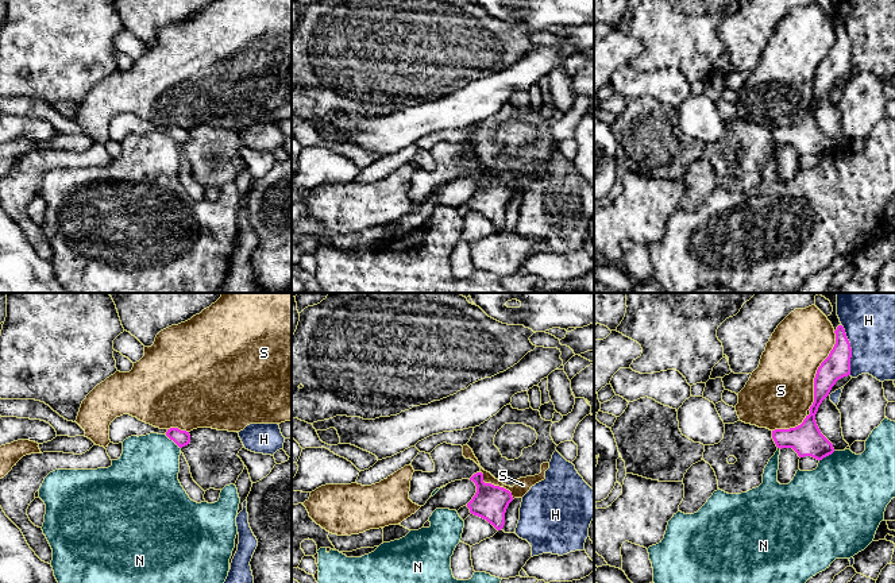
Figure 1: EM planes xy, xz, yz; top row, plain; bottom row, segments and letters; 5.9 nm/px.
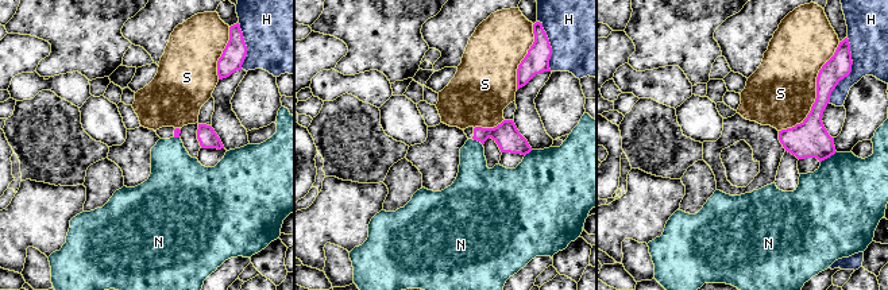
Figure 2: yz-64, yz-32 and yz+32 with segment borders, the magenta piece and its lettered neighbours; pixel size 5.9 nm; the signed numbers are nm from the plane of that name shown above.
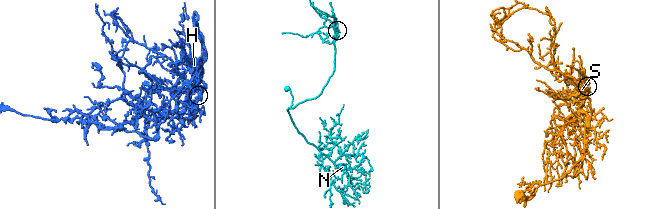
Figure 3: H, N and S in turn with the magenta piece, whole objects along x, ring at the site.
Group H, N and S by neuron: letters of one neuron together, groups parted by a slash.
H / N / S

